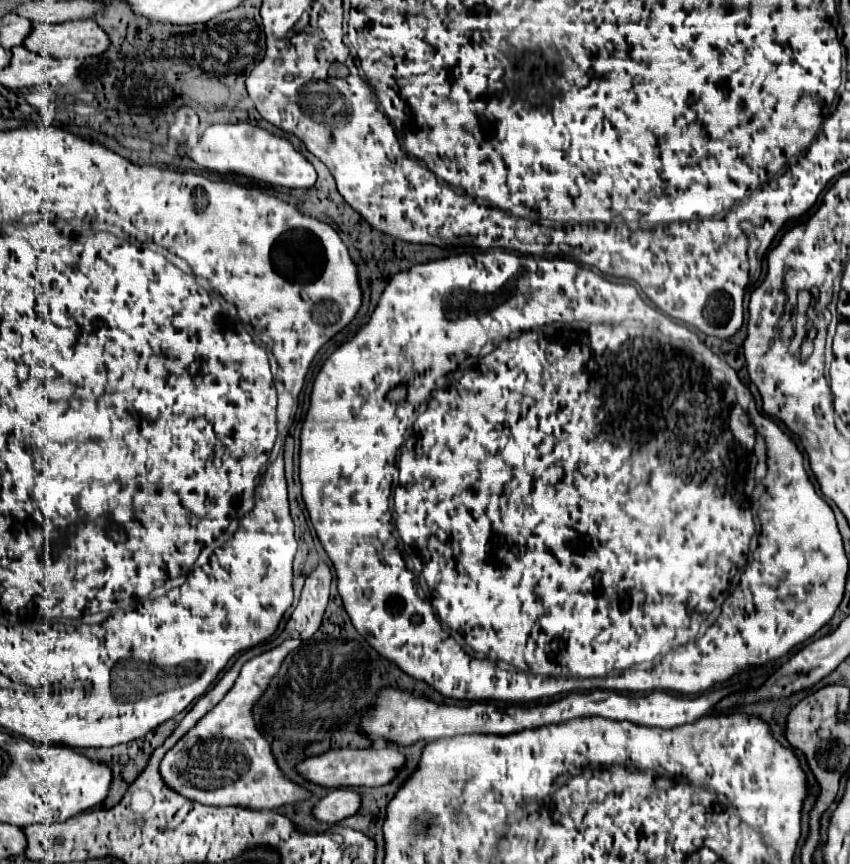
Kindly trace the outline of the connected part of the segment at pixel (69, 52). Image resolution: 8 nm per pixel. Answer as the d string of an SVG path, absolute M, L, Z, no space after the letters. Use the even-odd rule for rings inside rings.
M71 20L61 24L35 22L23 44L27 50L39 52L41 56L85 58L103 54L111 38L95 20Z

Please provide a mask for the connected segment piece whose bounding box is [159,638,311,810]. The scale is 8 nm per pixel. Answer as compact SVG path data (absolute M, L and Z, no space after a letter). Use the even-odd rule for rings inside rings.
M291 638L279 644L277 648L263 652L251 658L243 668L231 692L211 710L191 732L187 732L175 748L171 748L161 762L161 776L167 778L171 788L177 788L179 794L189 800L207 804L207 806L251 806L275 810L285 804L305 802L311 798L311 792L301 784L293 782L277 766L277 760L271 752L271 744L259 734L253 718L255 704L265 694L271 680L279 674L283 660L289 652L299 648L301 640Z

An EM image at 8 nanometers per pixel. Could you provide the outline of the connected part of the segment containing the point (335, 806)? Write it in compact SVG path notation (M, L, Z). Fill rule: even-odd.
M337 788L319 800L319 804L313 808L313 814L321 822L335 824L347 816L353 816L361 808L361 800L363 800L361 792L349 788Z

